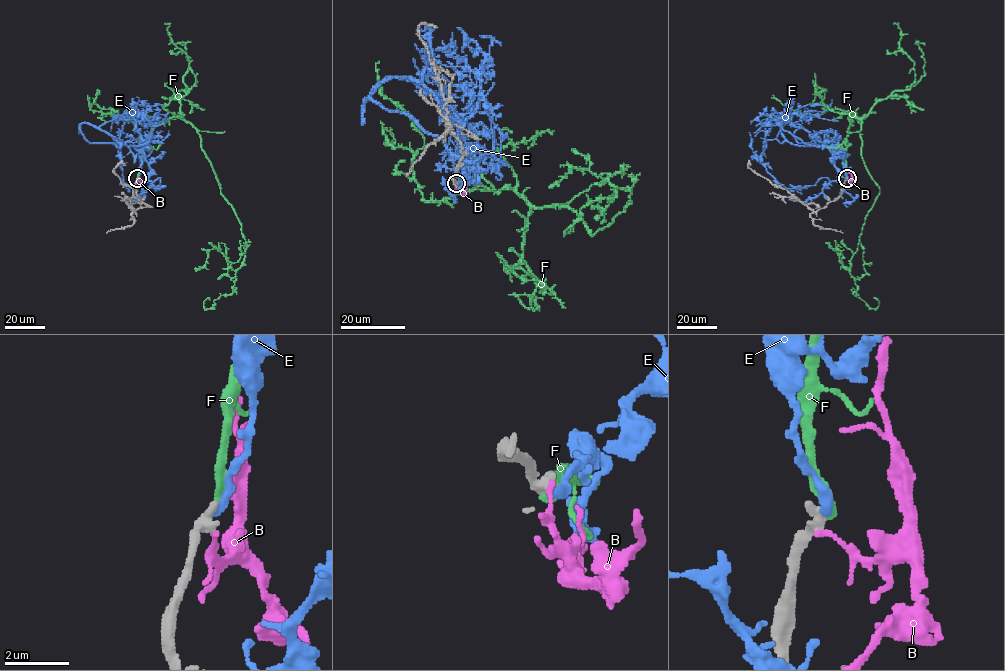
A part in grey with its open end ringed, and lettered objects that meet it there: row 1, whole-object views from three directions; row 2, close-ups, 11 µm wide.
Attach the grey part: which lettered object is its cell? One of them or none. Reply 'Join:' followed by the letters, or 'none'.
Join: F

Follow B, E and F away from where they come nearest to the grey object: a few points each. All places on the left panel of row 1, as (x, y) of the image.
B: (137, 179), (139, 167)
E: (138, 178), (135, 146), (90, 143), (79, 125), (137, 145), (150, 139), (152, 126), (134, 115), (135, 133)
F: (137, 178), (153, 128), (180, 117), (196, 129), (245, 240), (233, 292), (205, 309), (208, 298)

